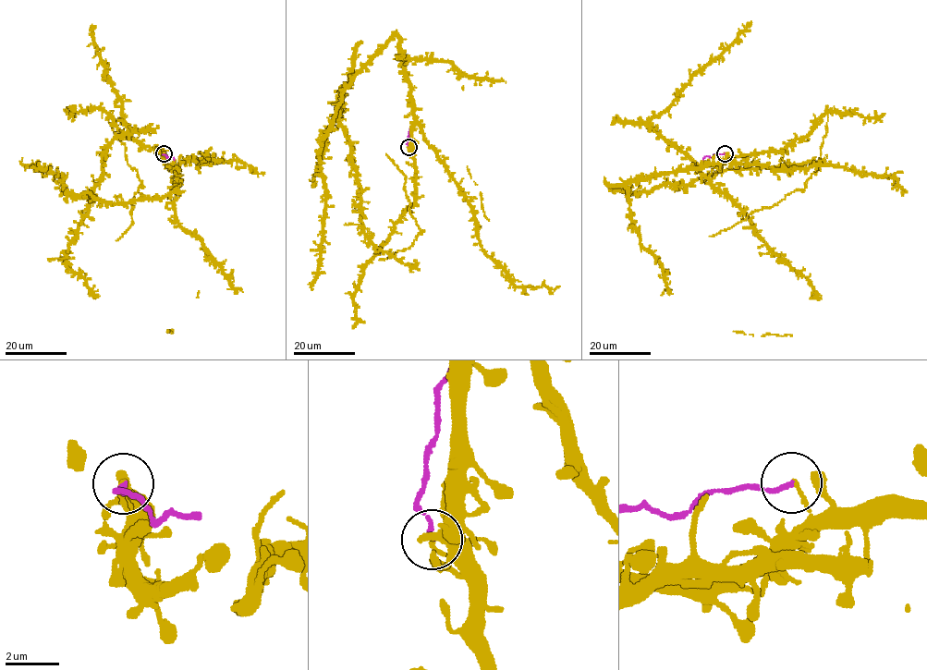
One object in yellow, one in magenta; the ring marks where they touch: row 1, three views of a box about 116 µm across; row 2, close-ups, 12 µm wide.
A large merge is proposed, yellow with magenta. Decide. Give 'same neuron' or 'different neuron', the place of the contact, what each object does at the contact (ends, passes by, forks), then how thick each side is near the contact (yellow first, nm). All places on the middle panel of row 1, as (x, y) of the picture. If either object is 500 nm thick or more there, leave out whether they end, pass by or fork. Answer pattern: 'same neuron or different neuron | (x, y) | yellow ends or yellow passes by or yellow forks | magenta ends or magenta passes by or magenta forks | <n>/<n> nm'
different neuron | (408, 147) | yellow ends | magenta ends | 150/160 nm

